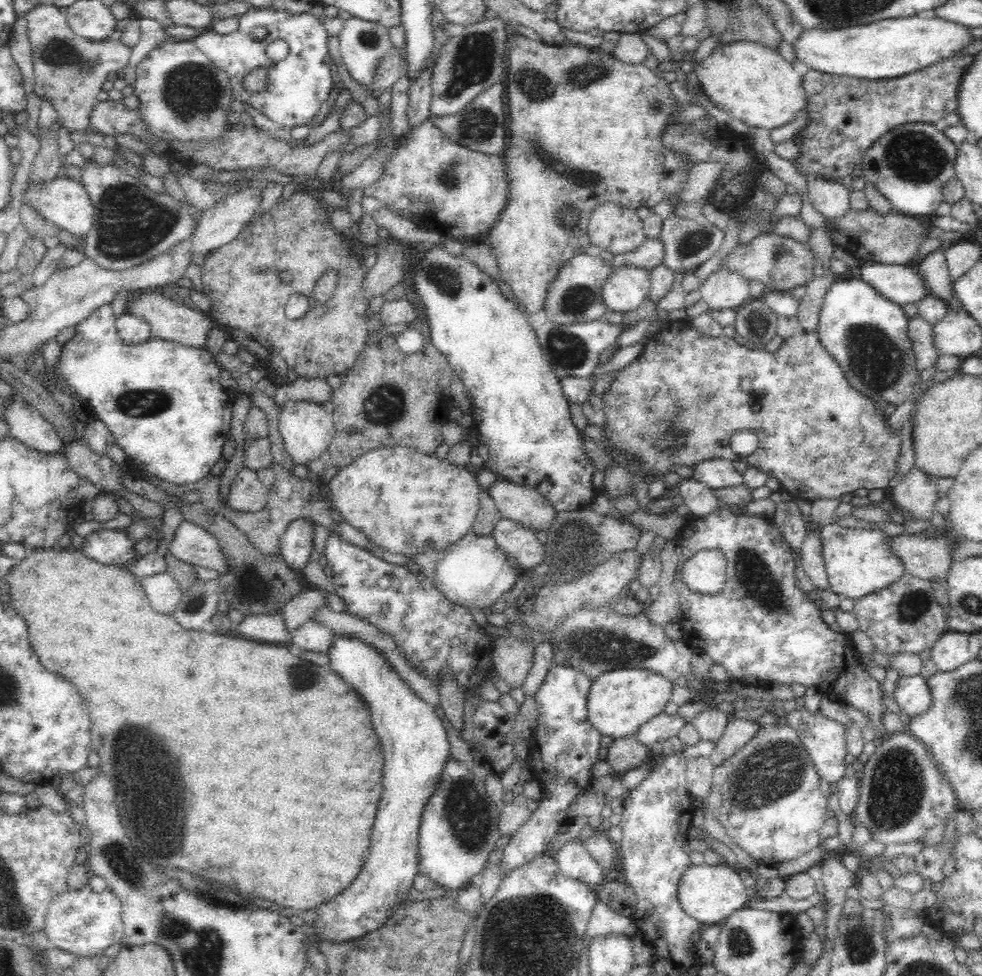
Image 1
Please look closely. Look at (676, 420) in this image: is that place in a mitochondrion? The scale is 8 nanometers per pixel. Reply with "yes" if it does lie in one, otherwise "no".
yes

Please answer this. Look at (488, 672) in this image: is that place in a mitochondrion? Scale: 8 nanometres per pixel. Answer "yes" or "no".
no

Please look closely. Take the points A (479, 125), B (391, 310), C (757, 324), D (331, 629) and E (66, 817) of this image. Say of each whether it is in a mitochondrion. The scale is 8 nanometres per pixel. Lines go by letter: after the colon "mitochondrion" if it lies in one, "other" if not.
A: mitochondrion
B: other
C: mitochondrion
D: other
E: other

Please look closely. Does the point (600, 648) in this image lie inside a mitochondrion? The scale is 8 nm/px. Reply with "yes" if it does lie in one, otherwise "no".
yes

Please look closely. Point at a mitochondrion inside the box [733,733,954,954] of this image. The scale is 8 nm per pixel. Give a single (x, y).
(898, 788)

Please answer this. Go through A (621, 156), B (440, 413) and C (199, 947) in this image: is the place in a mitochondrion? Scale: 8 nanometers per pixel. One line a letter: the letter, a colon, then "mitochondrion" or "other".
A: other
B: other
C: mitochondrion

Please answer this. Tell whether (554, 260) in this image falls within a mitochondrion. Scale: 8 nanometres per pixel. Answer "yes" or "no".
no

